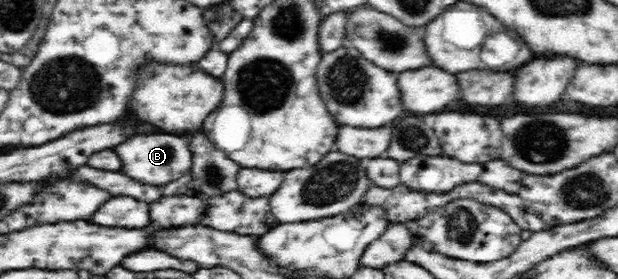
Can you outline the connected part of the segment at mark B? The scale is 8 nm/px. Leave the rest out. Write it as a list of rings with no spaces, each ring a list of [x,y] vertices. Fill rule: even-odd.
[[[149,134],[149,136],[131,136],[123,144],[113,148],[121,160],[125,160],[125,168],[121,168],[123,174],[129,178],[151,184],[151,186],[163,186],[167,182],[173,182],[185,174],[189,174],[192,167],[191,150],[188,140],[173,136],[173,134]]]

